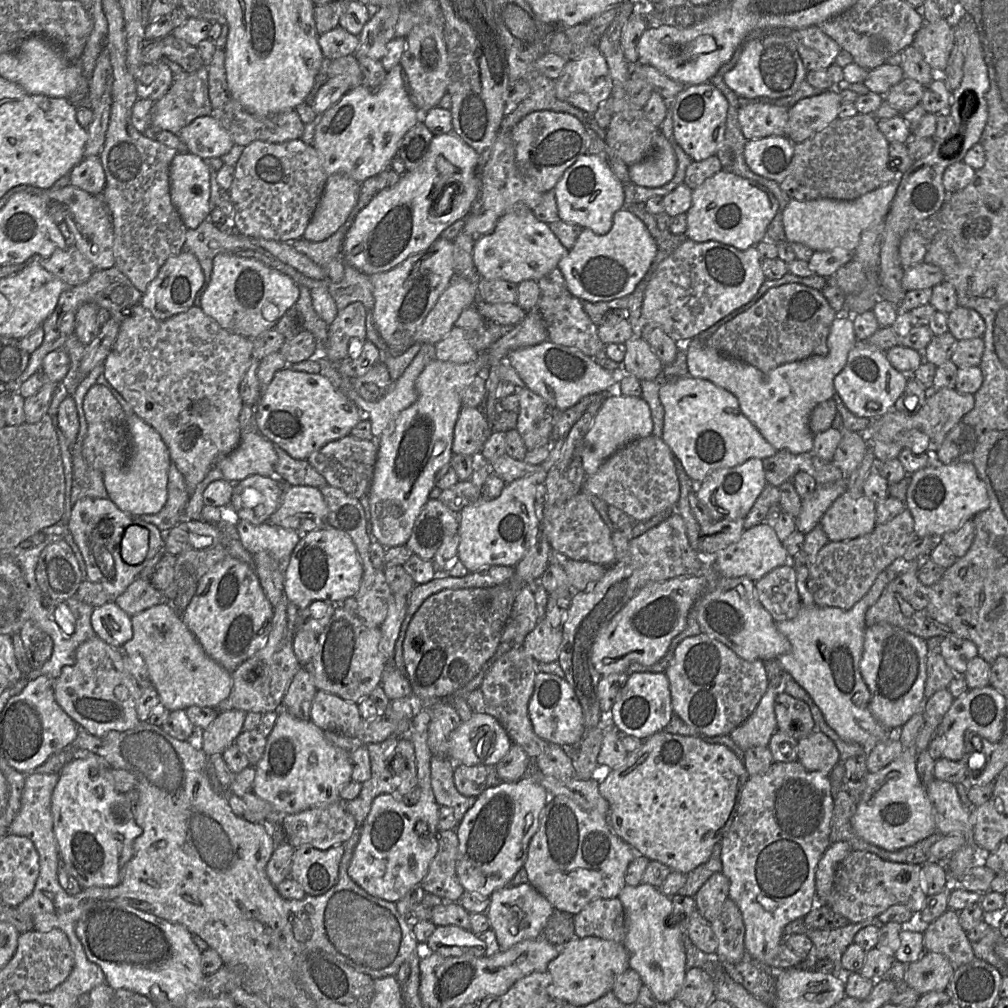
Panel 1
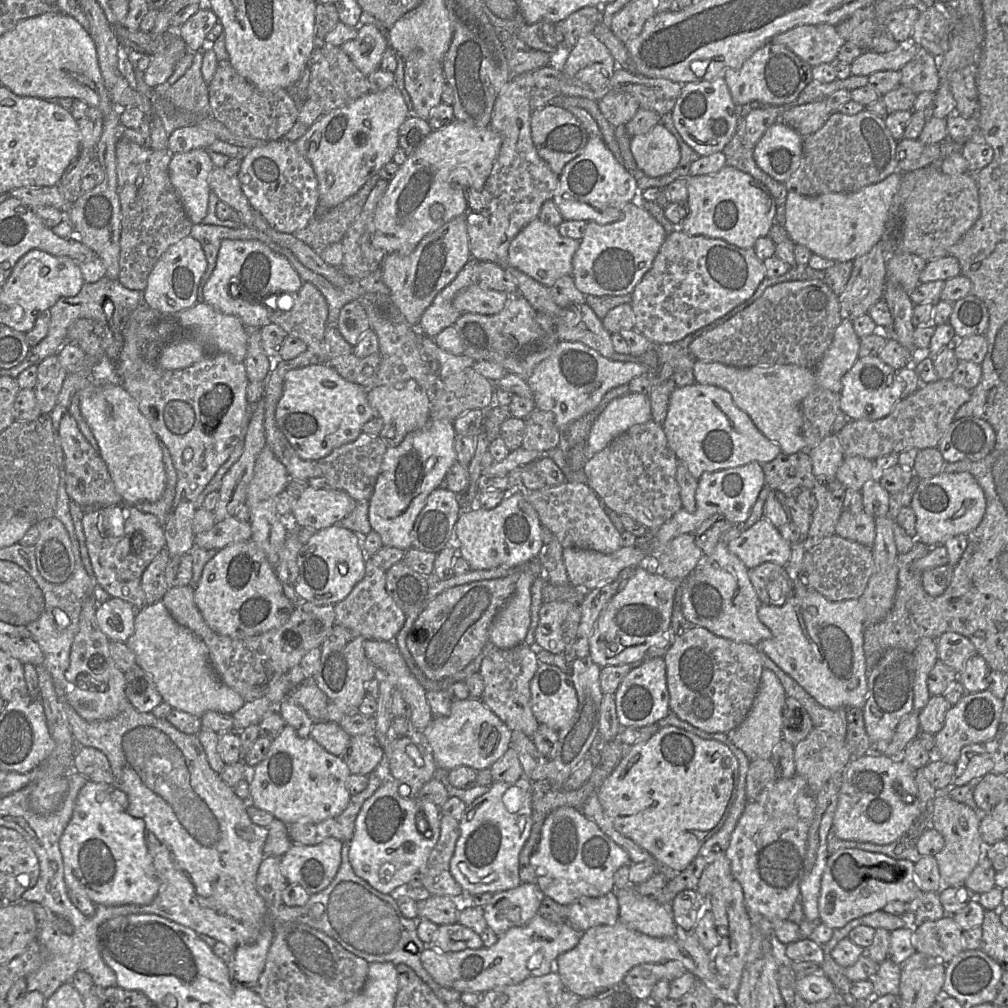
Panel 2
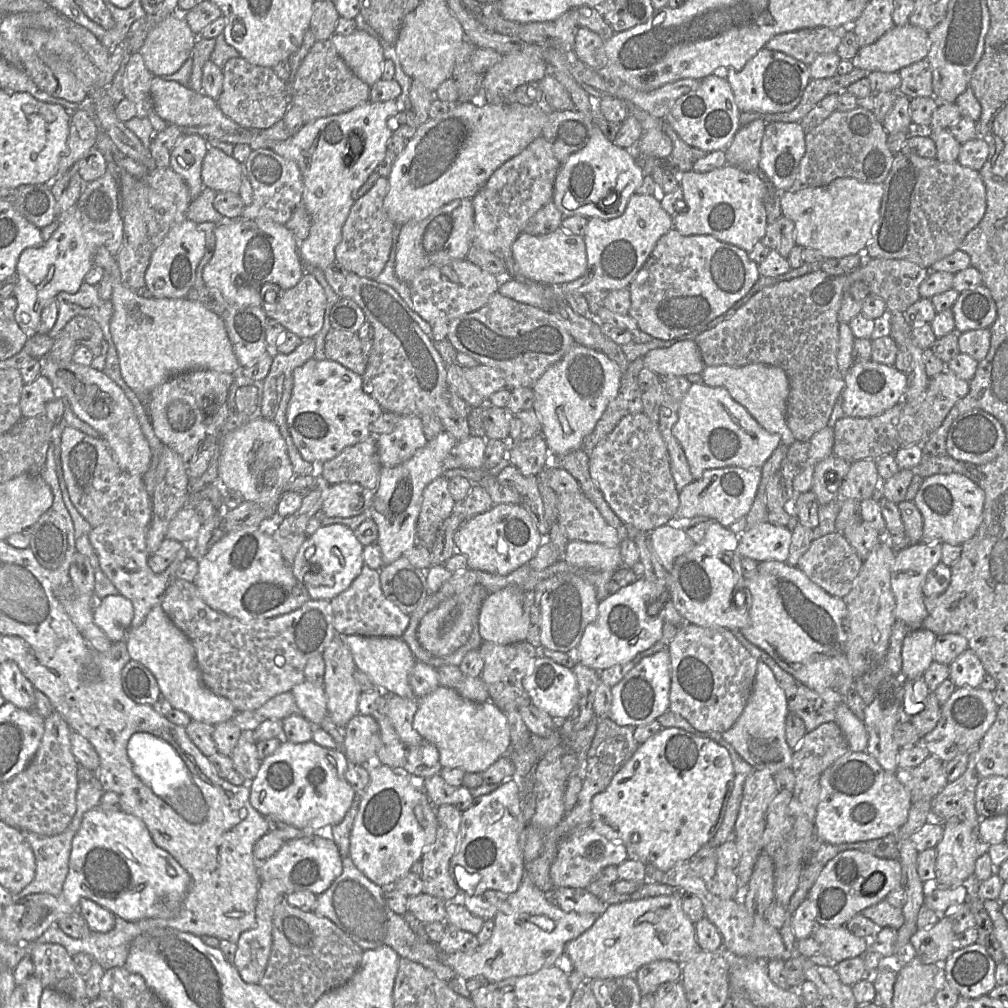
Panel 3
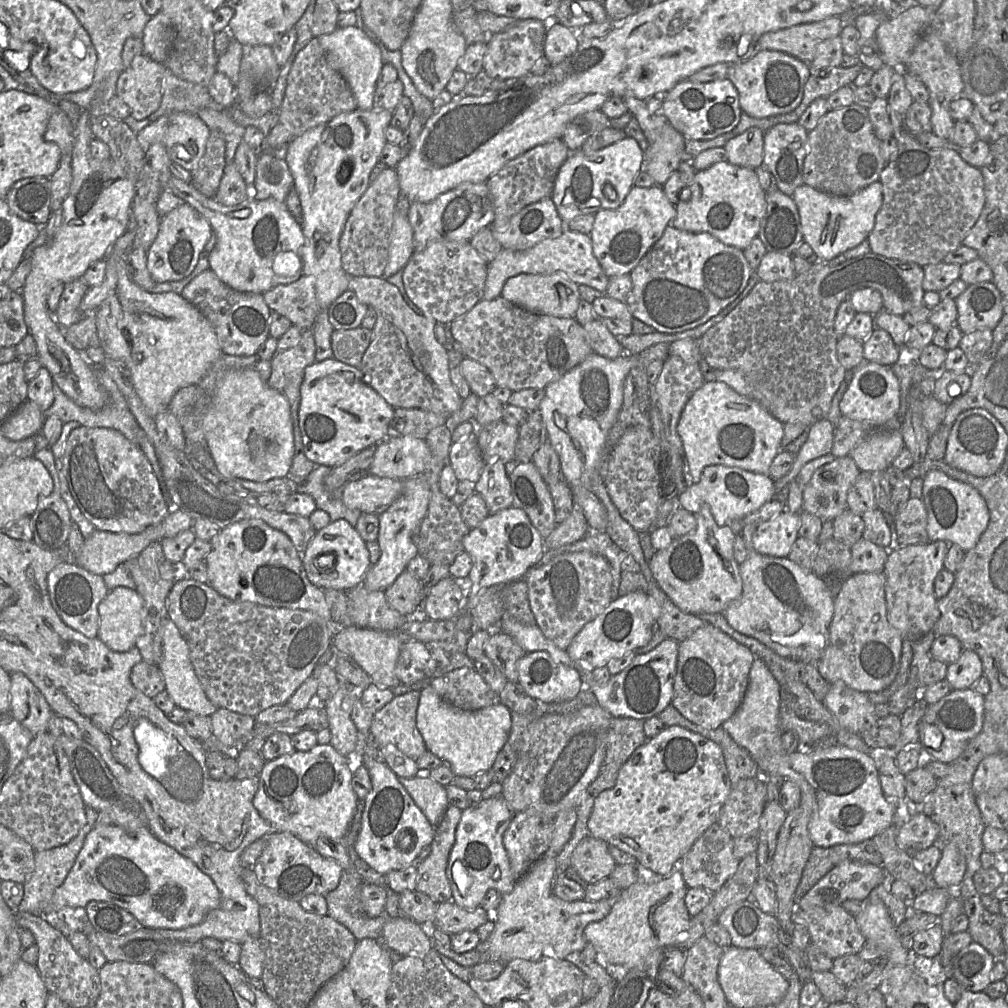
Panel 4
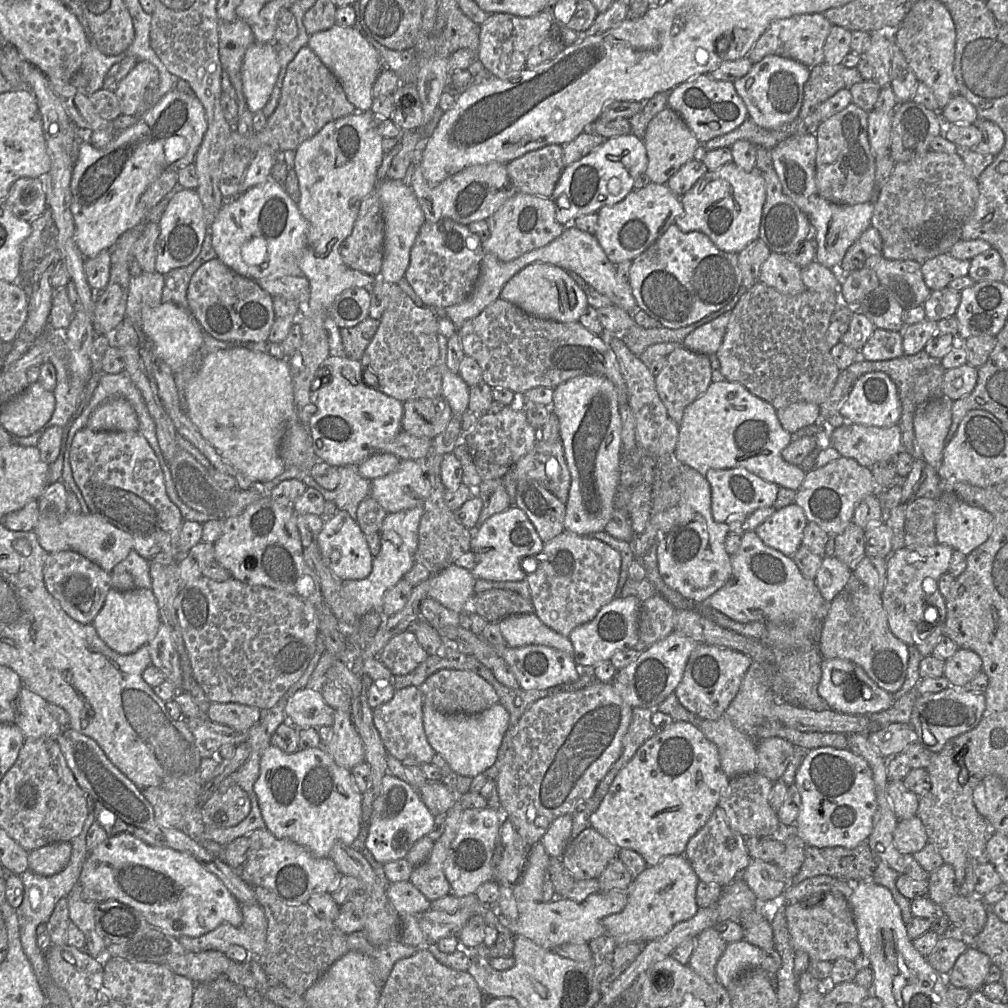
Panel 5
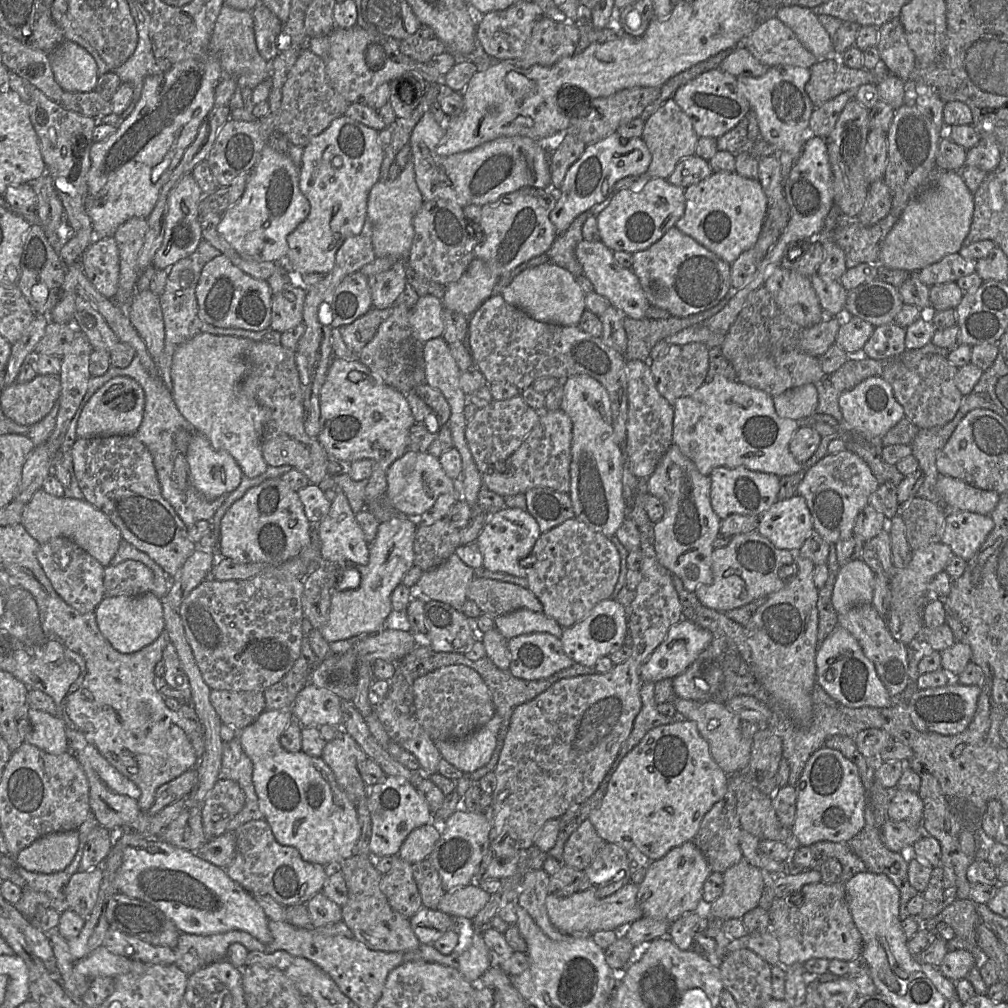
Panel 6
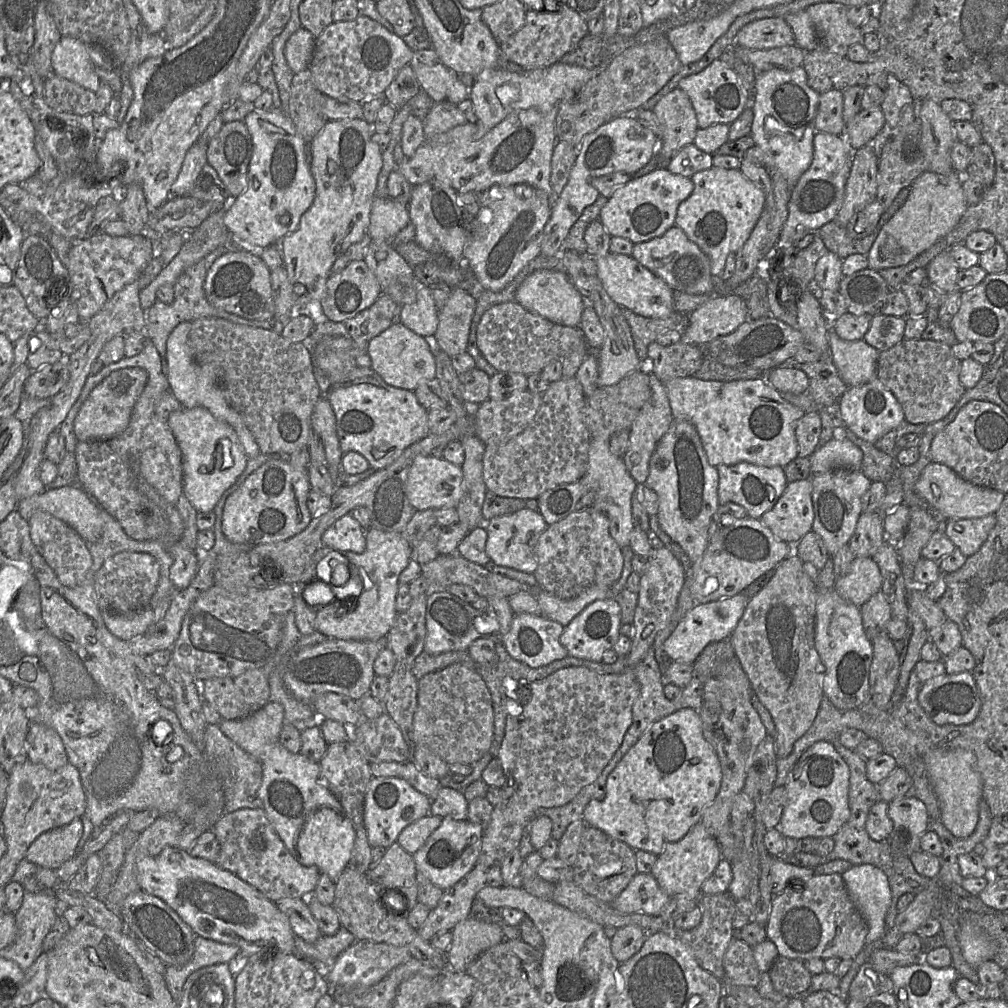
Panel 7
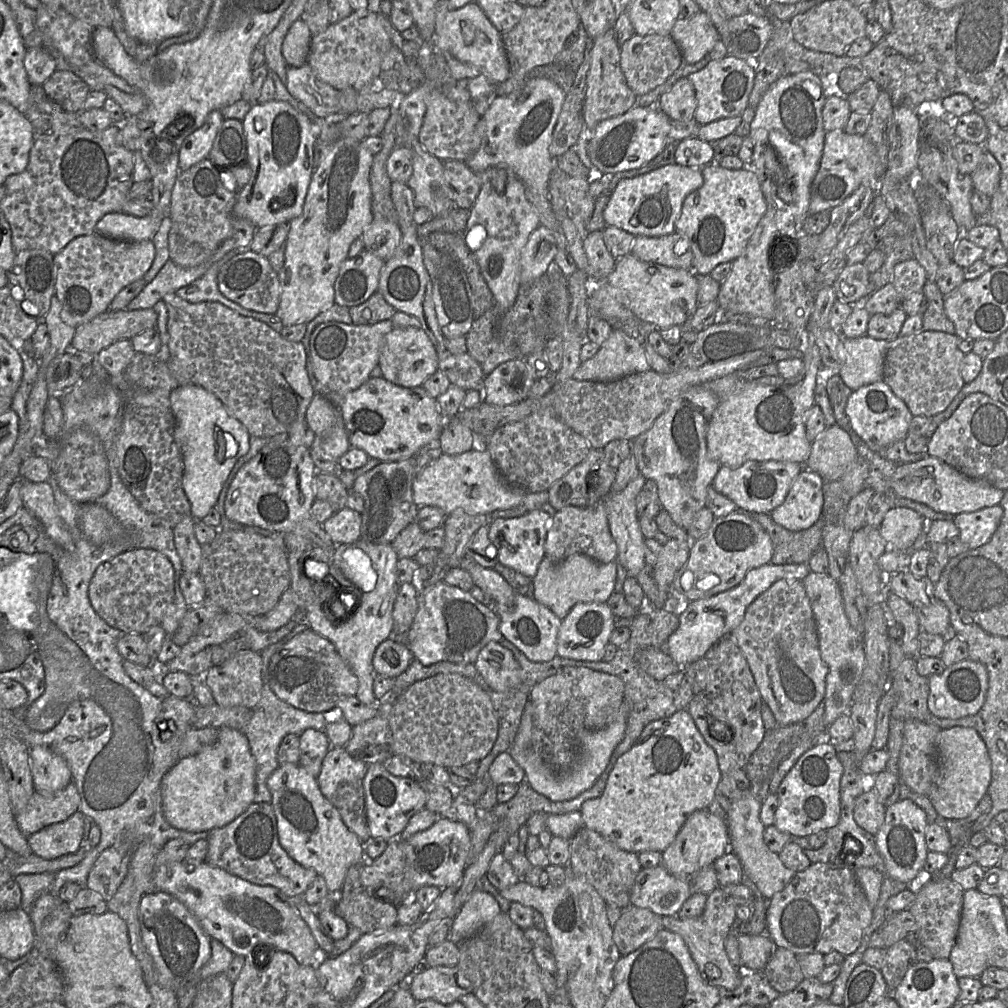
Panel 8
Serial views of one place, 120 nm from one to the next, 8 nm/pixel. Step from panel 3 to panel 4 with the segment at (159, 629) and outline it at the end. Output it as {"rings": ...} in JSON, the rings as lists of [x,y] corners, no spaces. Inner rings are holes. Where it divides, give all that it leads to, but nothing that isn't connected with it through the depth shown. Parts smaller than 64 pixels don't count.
{"rings":[[[167,616],[162,621],[163,656],[158,665],[164,680],[165,690],[176,706],[203,716],[211,716],[218,709],[207,697],[192,665],[187,641],[177,625]]]}

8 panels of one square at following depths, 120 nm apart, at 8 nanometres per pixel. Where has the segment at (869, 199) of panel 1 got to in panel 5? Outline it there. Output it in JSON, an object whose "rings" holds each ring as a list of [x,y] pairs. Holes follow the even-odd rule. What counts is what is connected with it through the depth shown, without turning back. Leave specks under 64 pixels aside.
{"rings":[[[876,193],[871,200],[856,205],[835,204],[818,194],[810,197],[808,218],[812,225],[812,238],[816,245],[815,261],[837,272],[848,248],[871,226],[875,202]]]}

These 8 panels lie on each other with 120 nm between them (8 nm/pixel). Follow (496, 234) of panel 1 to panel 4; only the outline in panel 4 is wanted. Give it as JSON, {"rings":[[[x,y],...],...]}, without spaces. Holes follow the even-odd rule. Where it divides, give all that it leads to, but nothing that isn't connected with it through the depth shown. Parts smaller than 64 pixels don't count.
{"rings":[[[567,227],[557,238],[545,239],[525,250],[502,249],[488,263],[487,278],[482,300],[493,300],[501,296],[505,282],[518,274],[553,274],[563,273],[577,285],[590,286],[605,295],[609,277],[605,274],[593,253],[589,235],[572,231]]]}

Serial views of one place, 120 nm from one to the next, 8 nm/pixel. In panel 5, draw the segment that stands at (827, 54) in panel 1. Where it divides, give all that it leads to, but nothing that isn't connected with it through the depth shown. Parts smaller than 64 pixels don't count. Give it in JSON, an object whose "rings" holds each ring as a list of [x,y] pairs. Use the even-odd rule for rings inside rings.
{"rings":[[[822,13],[797,15],[772,22],[756,41],[747,57],[753,64],[769,55],[795,60],[808,68],[824,63],[824,44],[832,24]]]}

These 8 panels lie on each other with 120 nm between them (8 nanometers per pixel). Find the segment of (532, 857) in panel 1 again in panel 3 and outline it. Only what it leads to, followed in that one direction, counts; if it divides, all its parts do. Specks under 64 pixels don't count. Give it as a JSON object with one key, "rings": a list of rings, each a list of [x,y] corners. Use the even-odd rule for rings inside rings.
{"rings":[[[591,826],[580,835],[561,841],[557,855],[550,868],[550,877],[555,888],[586,888],[596,880],[600,871],[609,865],[618,866],[629,859],[626,847],[597,833]]]}

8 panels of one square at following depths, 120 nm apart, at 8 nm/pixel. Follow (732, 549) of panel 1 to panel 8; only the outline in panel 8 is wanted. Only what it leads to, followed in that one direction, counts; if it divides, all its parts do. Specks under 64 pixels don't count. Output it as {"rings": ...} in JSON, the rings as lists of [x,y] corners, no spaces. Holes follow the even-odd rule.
{"rings":[[[802,470],[784,501],[770,513],[773,521],[790,531],[814,525],[822,516],[824,482],[817,473]]]}

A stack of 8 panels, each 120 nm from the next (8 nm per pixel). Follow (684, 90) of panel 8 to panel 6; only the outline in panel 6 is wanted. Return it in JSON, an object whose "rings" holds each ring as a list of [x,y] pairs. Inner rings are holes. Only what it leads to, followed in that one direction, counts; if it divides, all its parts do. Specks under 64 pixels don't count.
{"rings":[[[670,98],[645,121],[641,138],[651,153],[651,163],[646,174],[651,178],[667,179],[681,159],[695,154],[699,136],[690,117],[678,106],[674,98]]]}

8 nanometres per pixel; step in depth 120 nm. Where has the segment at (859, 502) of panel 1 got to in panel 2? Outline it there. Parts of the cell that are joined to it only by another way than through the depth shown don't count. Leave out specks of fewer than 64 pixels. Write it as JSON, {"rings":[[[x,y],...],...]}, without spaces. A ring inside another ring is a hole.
{"rings":[[[843,510],[835,527],[835,534],[841,538],[848,539],[864,546],[872,547],[875,540],[875,518],[864,511],[852,513]]]}

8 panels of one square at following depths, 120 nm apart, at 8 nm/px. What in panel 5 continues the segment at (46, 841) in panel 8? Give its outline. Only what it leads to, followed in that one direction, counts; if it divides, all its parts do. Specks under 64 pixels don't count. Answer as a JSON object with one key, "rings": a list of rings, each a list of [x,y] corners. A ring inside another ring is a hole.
{"rings":[[[53,842],[29,851],[29,869],[41,876],[60,873],[69,863],[72,853],[71,842]]]}

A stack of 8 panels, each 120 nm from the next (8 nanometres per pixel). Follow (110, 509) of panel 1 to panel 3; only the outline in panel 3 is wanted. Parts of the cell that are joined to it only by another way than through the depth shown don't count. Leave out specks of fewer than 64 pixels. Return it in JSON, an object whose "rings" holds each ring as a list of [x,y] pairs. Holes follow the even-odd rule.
{"rings":[[[108,520],[102,525],[92,527],[89,540],[95,549],[100,569],[119,591],[119,594],[131,600],[134,616],[131,628],[143,624],[148,613],[156,605],[161,605],[170,587],[177,580],[177,569],[181,563],[172,563],[162,573],[154,573],[148,565],[149,552],[146,545],[147,527],[123,522]]]}

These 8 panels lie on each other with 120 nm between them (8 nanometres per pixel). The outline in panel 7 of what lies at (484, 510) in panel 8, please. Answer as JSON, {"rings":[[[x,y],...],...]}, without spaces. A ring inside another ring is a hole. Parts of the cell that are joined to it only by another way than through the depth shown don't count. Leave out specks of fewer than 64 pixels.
{"rings":[[[432,455],[415,458],[407,478],[407,496],[415,510],[456,508],[462,495],[462,466]]]}

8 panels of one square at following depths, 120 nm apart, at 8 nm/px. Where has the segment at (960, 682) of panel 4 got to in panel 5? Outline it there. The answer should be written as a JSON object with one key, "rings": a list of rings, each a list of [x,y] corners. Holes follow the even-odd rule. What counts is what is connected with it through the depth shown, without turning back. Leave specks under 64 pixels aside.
{"rings":[[[959,648],[945,660],[944,677],[951,687],[965,688],[968,682],[982,671],[982,660],[975,652]]]}

